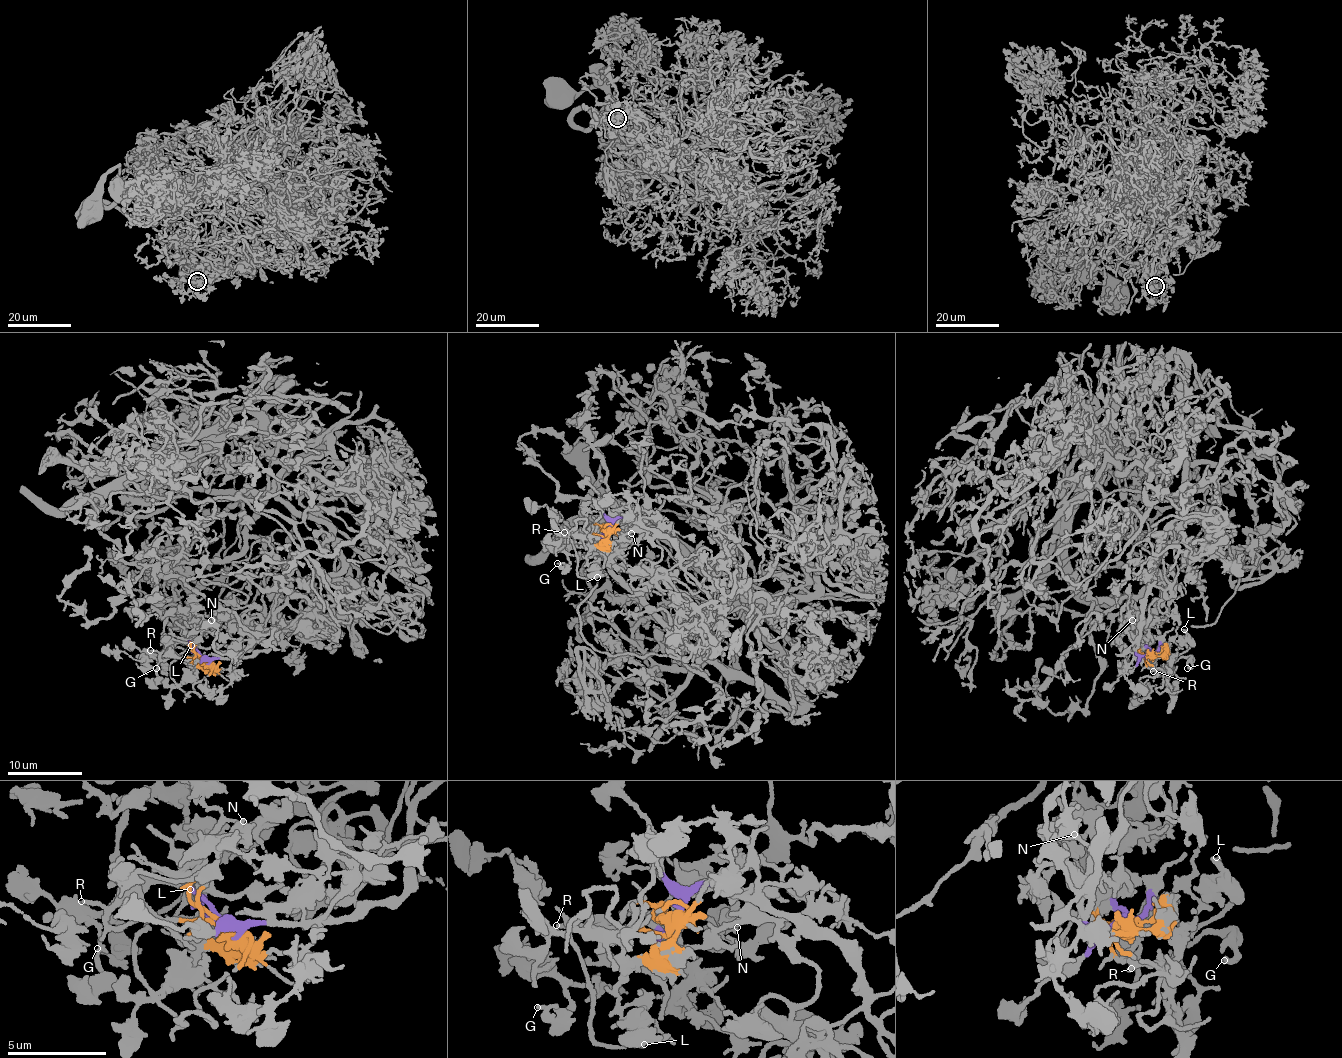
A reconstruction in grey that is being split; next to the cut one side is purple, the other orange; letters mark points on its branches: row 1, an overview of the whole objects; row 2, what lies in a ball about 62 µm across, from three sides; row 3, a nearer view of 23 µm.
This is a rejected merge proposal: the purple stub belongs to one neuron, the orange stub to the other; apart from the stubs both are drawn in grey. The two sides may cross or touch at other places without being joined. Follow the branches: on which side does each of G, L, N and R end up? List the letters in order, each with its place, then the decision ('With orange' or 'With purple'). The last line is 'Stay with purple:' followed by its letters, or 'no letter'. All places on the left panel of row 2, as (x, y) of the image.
G: Place: (156, 668). With orange
L: Place: (191, 645). With orange
N: Place: (211, 620). With orange
R: Place: (150, 650). With orange
Stay with purple: no letter

